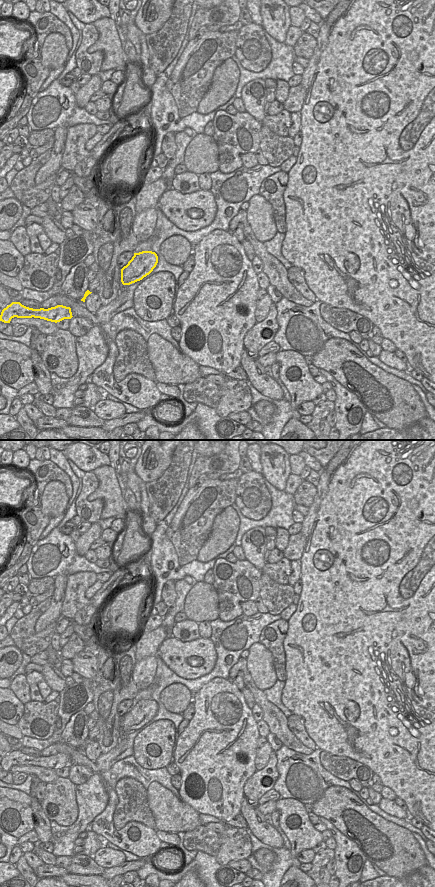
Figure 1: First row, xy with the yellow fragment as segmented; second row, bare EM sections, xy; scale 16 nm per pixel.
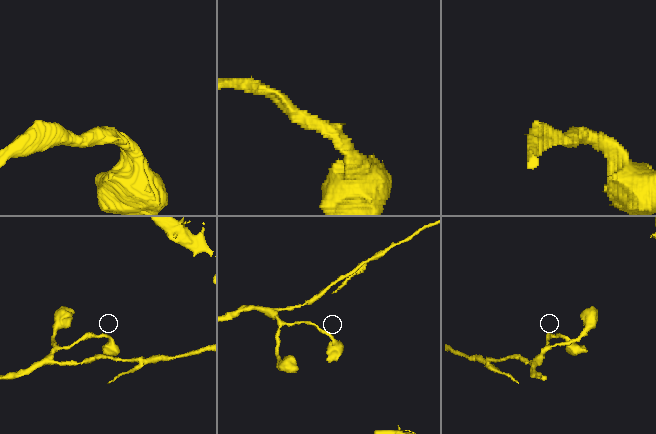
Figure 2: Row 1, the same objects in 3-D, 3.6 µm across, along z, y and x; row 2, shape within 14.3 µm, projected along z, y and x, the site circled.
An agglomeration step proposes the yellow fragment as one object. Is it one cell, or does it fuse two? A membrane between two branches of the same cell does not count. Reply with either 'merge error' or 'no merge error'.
no merge error

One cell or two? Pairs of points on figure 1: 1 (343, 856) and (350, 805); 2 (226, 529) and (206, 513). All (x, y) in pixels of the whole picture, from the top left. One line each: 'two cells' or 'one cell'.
1: two cells
2: two cells

